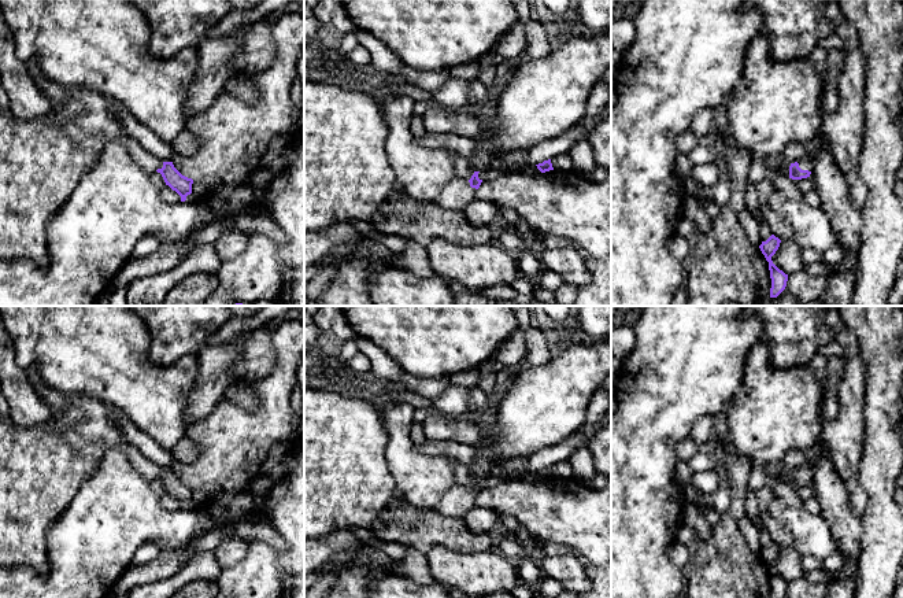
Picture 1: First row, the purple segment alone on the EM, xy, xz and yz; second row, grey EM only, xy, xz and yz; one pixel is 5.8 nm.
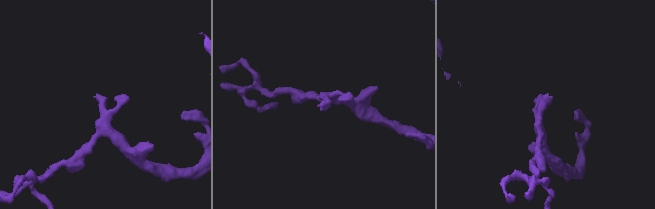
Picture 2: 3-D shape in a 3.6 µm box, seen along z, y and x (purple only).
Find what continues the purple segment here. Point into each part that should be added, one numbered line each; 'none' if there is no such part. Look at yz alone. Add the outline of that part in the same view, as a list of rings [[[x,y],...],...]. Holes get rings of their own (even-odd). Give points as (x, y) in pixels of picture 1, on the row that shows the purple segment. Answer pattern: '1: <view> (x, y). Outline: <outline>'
1: yz (806, 163). Outline: [[[807,156],[804,159],[800,159],[797,163],[799,163],[799,167],[802,170],[808,170],[808,171],[811,171],[813,170],[813,166],[814,166],[811,156]]]

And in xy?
1: xy (41, 161). Outline: [[[36,60],[26,64],[56,110],[26,121],[0,110],[0,259],[30,259],[45,267],[49,262],[47,224],[74,192],[107,141],[121,139],[133,160],[149,174],[162,169],[163,162],[125,134],[110,111],[110,99],[97,89],[58,85],[41,73]]]

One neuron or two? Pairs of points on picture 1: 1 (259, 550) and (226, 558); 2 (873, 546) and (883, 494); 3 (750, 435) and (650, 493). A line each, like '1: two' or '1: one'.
1: two
2: one
3: two

